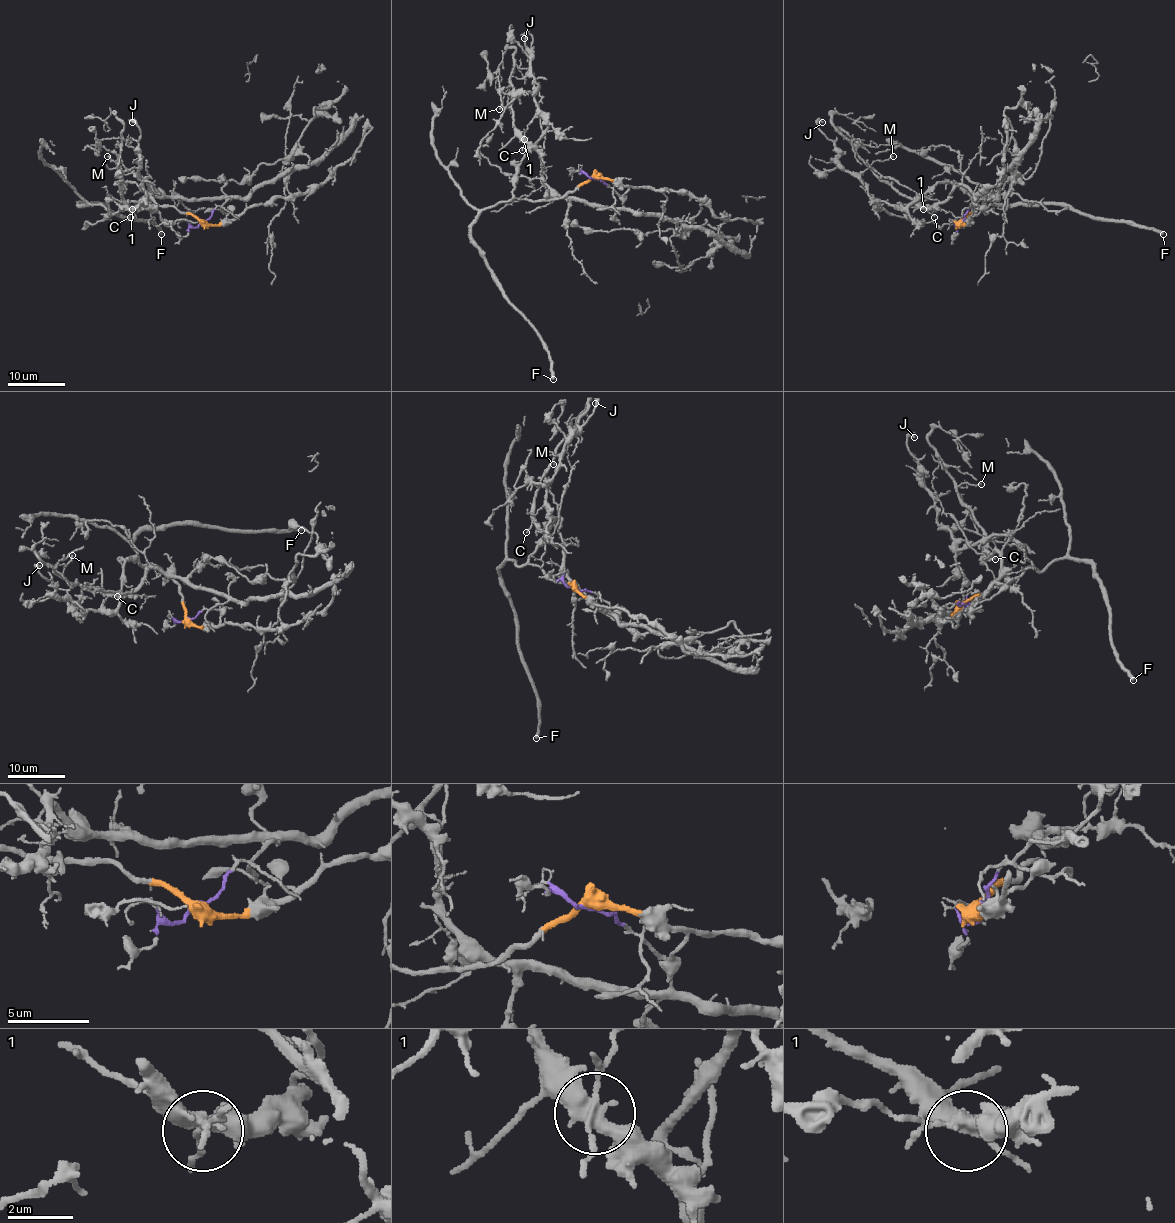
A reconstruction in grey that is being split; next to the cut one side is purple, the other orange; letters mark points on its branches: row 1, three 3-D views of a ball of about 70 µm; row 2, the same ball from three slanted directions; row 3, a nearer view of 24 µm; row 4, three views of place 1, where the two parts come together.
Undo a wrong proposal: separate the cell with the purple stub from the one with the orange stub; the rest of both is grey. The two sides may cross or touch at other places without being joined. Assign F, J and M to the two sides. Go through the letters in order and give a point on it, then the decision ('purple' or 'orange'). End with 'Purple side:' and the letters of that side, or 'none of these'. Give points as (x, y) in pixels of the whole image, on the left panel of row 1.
F: at (161, 234); orange
J: at (132, 122); orange
M: at (107, 156); purple
Purple side: M

